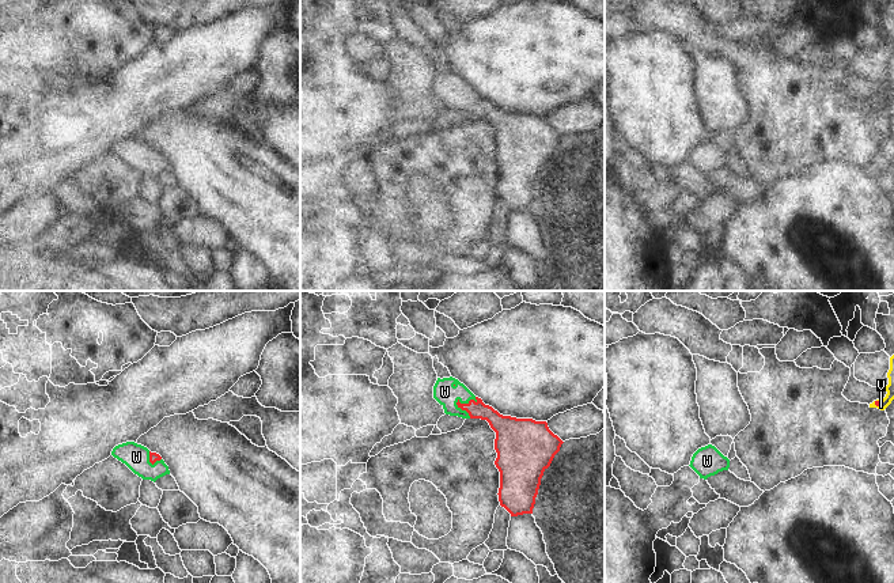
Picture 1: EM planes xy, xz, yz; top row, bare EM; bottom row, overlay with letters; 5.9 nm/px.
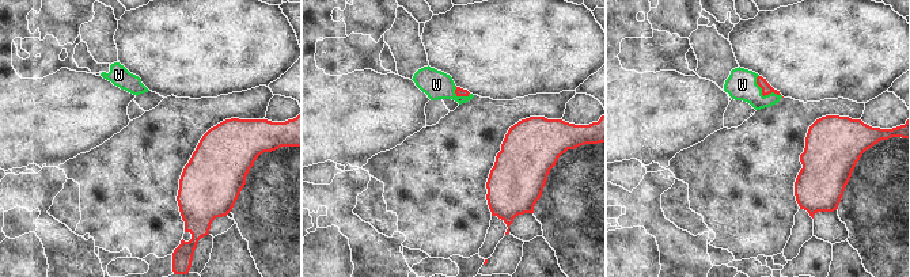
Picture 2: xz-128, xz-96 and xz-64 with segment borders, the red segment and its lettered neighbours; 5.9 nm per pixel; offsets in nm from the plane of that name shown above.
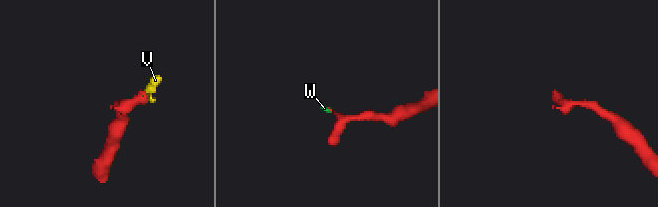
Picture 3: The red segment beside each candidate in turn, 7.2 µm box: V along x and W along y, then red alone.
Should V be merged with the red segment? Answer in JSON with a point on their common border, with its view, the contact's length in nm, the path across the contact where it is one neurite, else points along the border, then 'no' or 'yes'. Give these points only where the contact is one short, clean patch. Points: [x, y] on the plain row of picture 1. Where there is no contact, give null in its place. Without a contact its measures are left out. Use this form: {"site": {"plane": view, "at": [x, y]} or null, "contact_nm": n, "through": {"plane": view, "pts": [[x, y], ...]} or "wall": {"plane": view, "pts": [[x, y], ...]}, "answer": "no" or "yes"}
{"site": {"plane": "yz", "at": [878, 97]}, "contact_nm": 50, "answer": "yes"}

